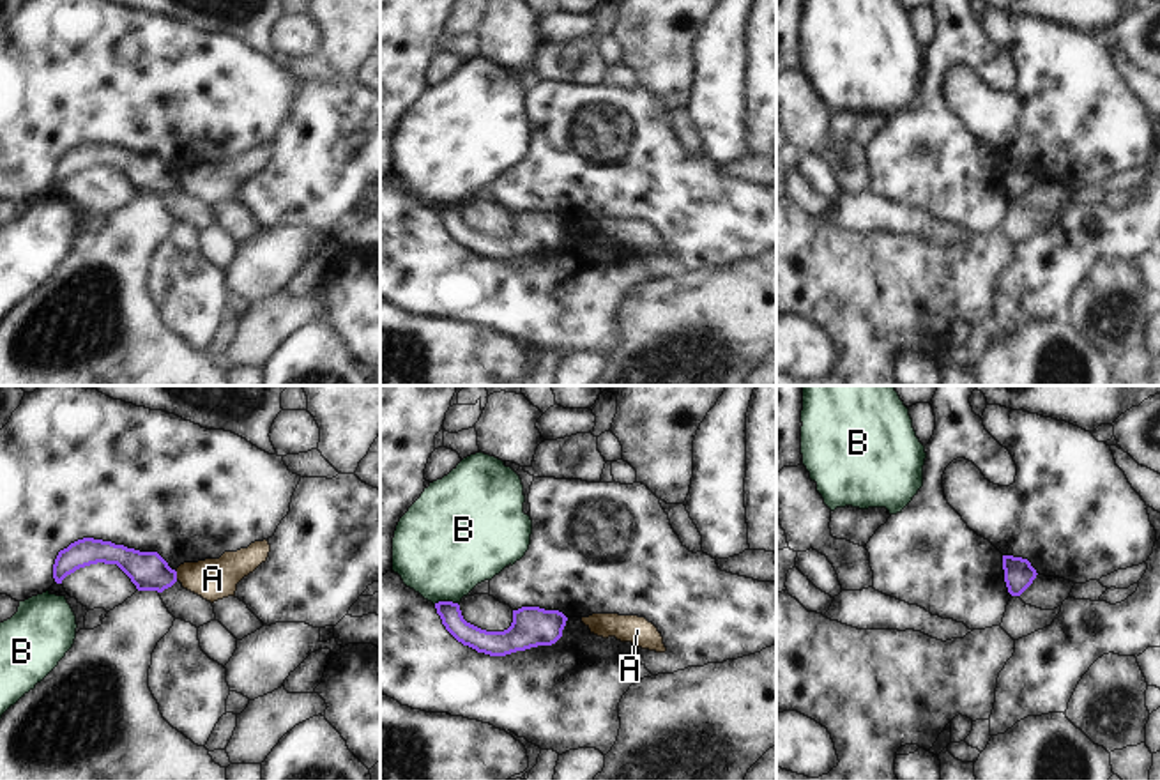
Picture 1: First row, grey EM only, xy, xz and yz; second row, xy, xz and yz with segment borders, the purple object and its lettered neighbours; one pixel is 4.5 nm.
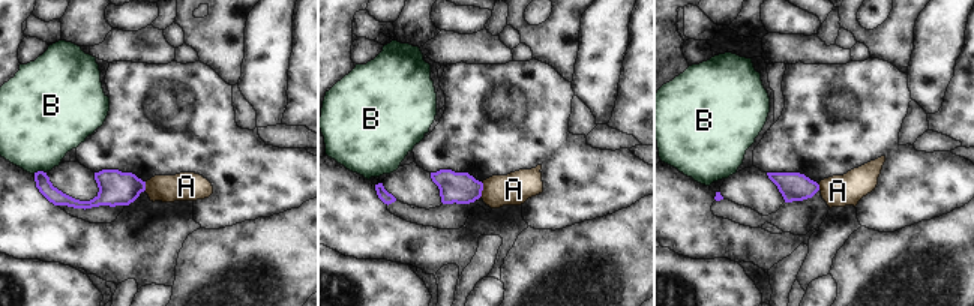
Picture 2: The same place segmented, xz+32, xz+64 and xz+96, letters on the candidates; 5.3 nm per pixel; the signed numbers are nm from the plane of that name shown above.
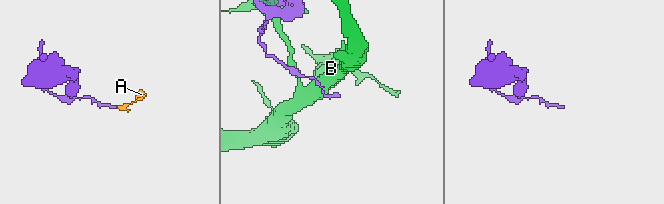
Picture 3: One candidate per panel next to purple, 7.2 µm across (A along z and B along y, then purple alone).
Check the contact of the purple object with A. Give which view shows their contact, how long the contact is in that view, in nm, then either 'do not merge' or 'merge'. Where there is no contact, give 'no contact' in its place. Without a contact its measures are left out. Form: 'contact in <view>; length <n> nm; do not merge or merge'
contact in xy; length 40 nm; do not merge

